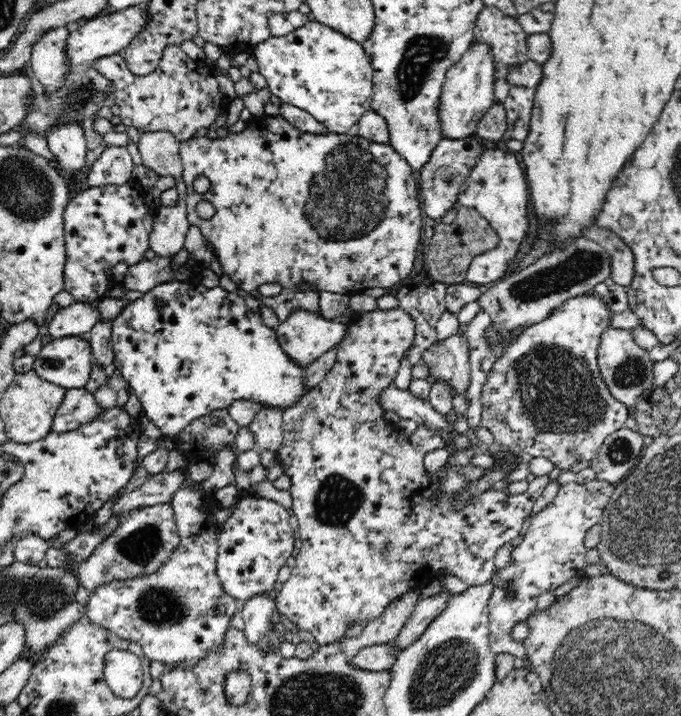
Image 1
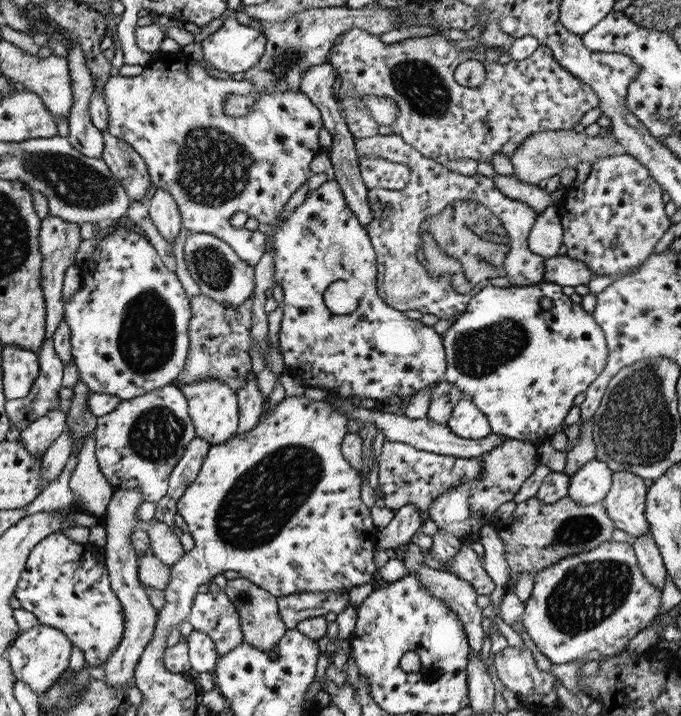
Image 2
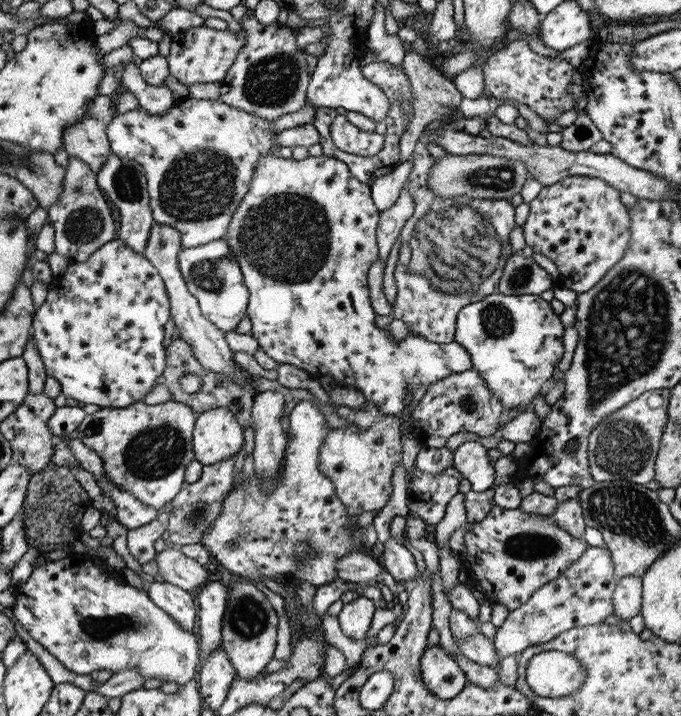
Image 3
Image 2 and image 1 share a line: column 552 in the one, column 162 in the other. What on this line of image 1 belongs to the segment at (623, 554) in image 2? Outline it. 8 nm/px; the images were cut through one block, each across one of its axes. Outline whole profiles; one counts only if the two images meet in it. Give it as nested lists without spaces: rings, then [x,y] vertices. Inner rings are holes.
[[[191,481],[173,494],[170,504],[174,509],[180,542],[170,554],[170,558],[156,570],[138,574],[126,580],[110,580],[99,585],[89,595],[83,606],[85,615],[96,624],[115,632],[124,640],[133,640],[142,646],[150,661],[158,660],[175,667],[192,668],[201,660],[215,655],[225,641],[231,620],[236,614],[236,599],[222,589],[221,580],[216,574],[221,527],[214,518],[215,510],[220,506],[215,501],[215,491],[206,492],[199,486],[203,483]]]

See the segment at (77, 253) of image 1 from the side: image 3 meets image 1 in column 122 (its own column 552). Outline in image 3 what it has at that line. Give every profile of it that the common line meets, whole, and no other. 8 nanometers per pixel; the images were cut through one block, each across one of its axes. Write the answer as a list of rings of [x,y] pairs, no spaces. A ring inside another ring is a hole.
[[[566,176],[555,184],[542,186],[529,205],[529,214],[523,220],[524,241],[555,264],[559,271],[556,284],[567,287],[574,293],[589,290],[615,263],[621,260],[630,239],[630,216],[619,200],[619,191],[600,178],[588,176]]]

